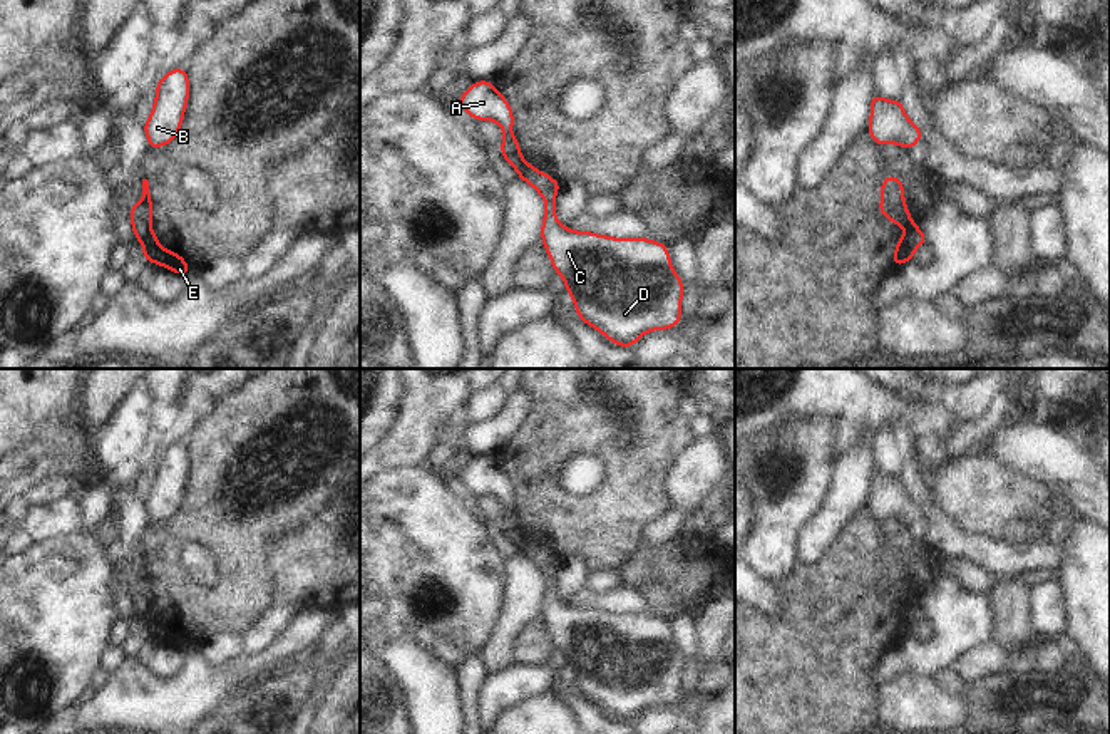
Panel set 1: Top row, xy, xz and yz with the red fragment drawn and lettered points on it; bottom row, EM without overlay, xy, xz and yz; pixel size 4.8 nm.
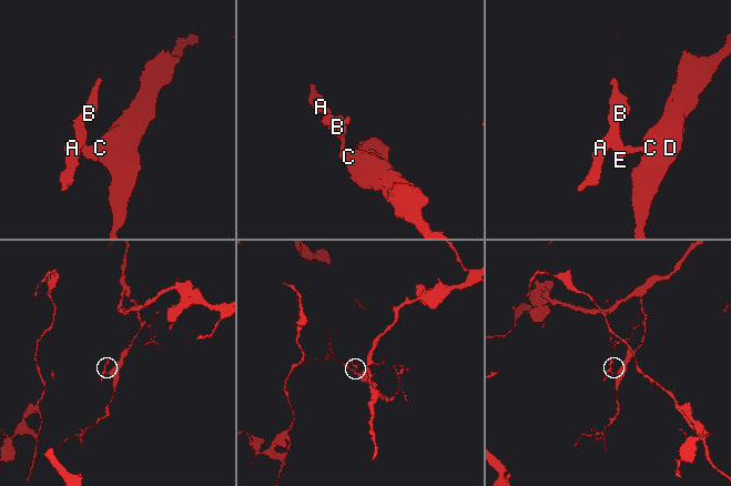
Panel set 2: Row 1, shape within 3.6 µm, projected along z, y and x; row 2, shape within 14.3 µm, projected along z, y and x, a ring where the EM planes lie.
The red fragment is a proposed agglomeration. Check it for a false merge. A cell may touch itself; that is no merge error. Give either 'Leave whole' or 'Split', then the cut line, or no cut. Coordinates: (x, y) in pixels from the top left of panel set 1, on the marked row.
Split. Split along xz (524, 161), (519, 175)

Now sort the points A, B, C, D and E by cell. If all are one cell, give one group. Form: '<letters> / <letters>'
A B / C D E

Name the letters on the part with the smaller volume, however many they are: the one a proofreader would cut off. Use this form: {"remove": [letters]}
{"remove": ["A", "B"]}

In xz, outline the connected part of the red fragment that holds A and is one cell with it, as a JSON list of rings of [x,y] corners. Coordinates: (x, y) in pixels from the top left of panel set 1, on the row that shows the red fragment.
[[[475,80],[459,99],[457,104],[474,121],[494,121],[502,131],[501,156],[521,174],[524,158],[521,146],[512,132],[514,112],[509,101],[497,92],[492,80]]]

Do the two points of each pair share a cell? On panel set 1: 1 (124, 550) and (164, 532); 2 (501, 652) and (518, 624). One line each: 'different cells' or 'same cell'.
1: different cells
2: same cell

